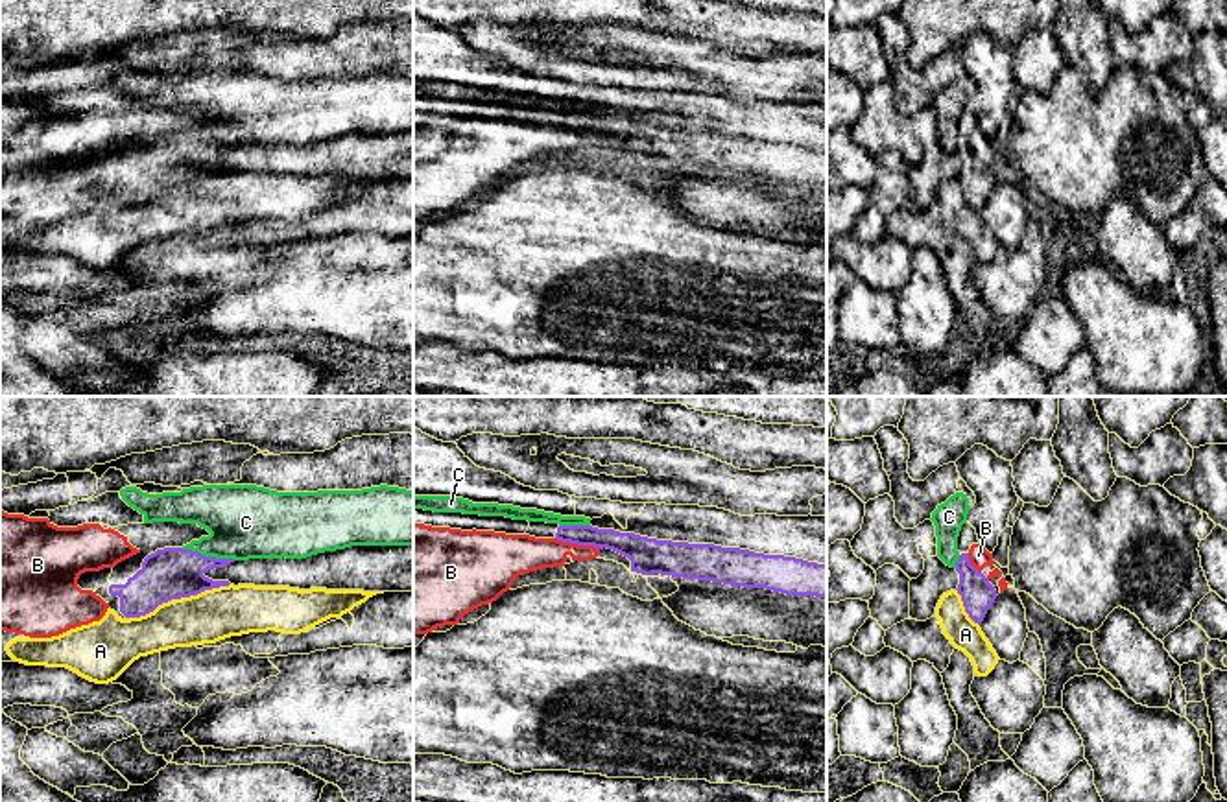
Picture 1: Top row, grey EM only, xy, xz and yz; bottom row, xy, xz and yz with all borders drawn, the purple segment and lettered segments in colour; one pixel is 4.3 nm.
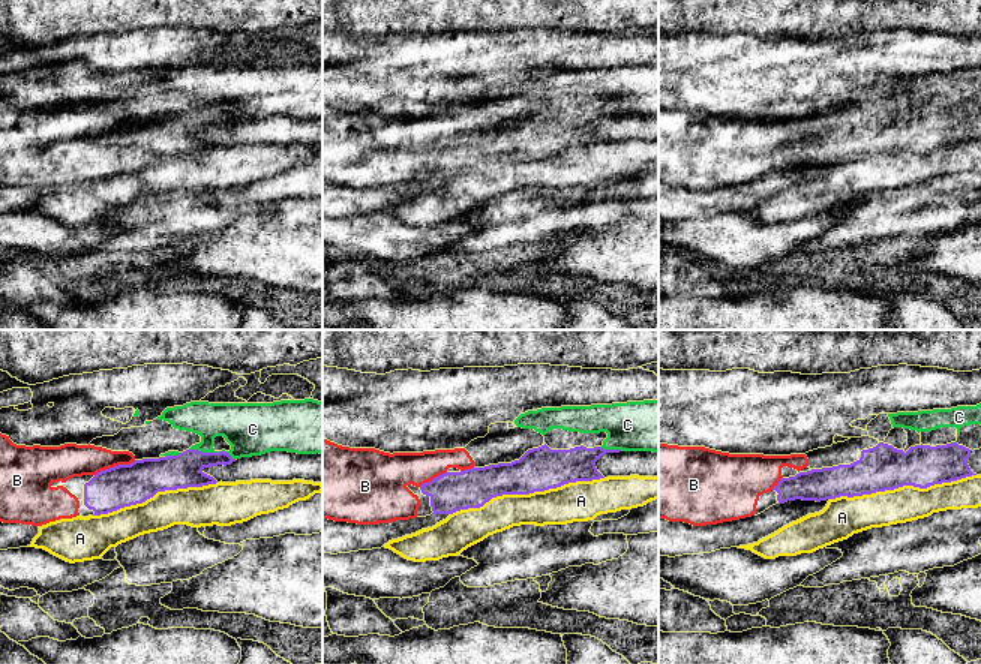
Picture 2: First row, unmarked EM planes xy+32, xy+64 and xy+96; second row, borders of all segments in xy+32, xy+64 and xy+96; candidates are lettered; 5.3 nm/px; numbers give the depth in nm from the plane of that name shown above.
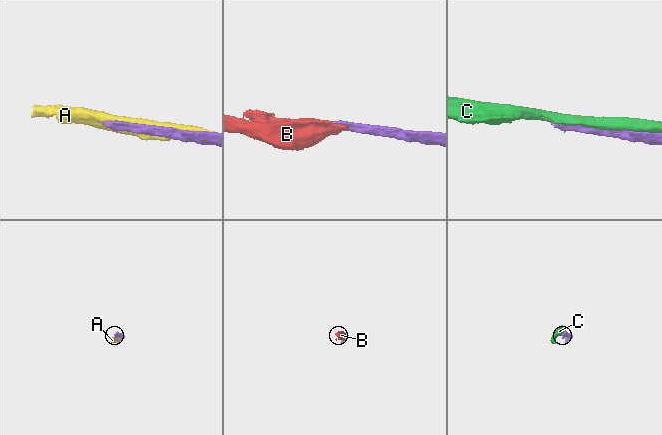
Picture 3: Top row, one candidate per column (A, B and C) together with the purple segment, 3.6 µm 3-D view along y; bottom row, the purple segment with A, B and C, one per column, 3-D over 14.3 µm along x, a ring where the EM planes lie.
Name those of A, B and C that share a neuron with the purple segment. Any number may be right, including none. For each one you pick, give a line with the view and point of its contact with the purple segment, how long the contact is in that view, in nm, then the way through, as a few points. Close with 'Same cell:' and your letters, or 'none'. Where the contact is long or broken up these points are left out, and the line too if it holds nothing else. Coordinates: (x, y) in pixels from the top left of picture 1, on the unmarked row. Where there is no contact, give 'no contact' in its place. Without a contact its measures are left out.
B: meets purple in xz at (578, 131); contact 200 nm long; runs through xz (633, 133), (617, 128), (578, 131), (523, 141)
Same cell: B

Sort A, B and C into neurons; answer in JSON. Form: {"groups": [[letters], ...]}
{"groups": [["A"], ["B"], ["C"]]}

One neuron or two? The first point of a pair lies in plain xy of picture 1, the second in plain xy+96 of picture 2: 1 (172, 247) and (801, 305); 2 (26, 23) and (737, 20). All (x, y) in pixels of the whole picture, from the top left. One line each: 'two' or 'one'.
1: two
2: one

